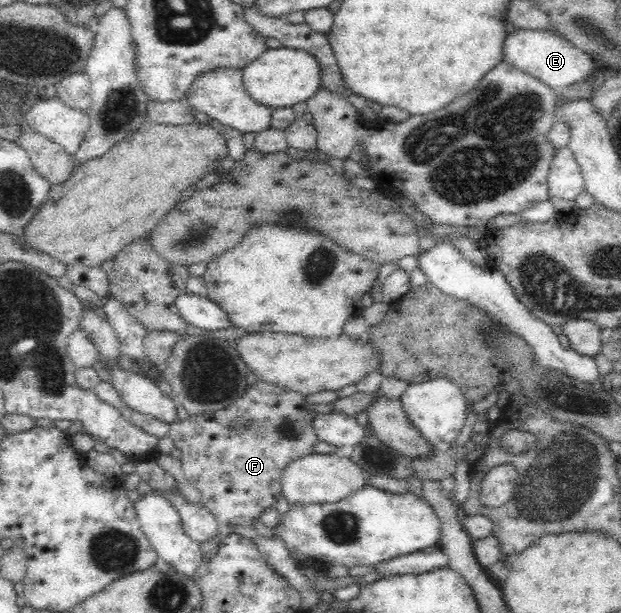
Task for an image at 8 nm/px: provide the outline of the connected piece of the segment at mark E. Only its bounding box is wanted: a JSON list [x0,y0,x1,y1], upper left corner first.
[501,28,599,92]

